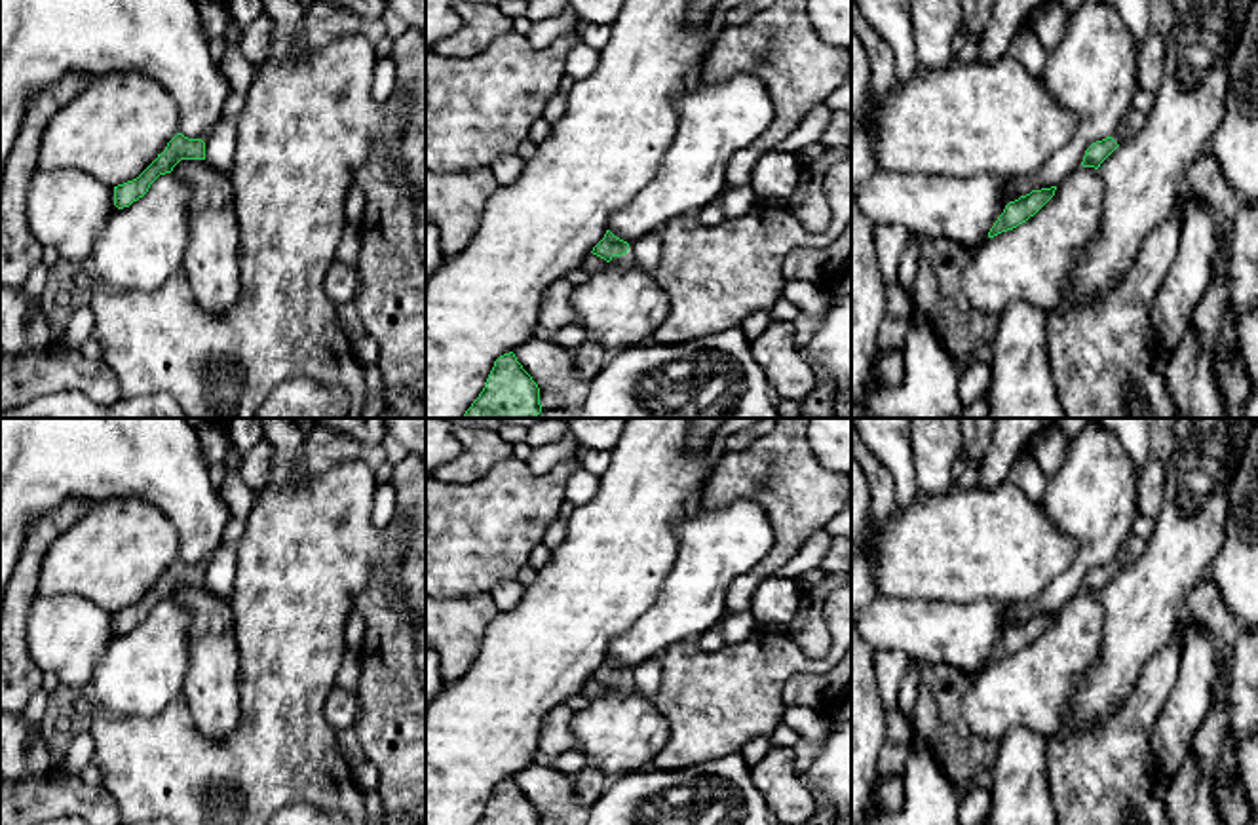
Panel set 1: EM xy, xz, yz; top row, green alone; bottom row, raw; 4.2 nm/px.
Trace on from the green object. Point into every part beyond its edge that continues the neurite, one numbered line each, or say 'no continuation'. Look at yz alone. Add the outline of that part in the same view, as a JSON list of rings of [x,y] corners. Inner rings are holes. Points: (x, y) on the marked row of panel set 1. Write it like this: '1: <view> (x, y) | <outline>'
1: yz (1133, 120) | [[[1129,108],[1125,112],[1123,120],[1117,124],[1115,131],[1112,133],[1112,139],[1117,144],[1127,143],[1129,139],[1133,139],[1144,127],[1144,122],[1146,122],[1144,112]]]

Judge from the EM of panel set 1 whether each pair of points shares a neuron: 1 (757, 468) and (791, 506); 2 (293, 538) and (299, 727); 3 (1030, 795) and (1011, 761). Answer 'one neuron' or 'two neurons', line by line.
1: one neuron
2: one neuron
3: one neuron

